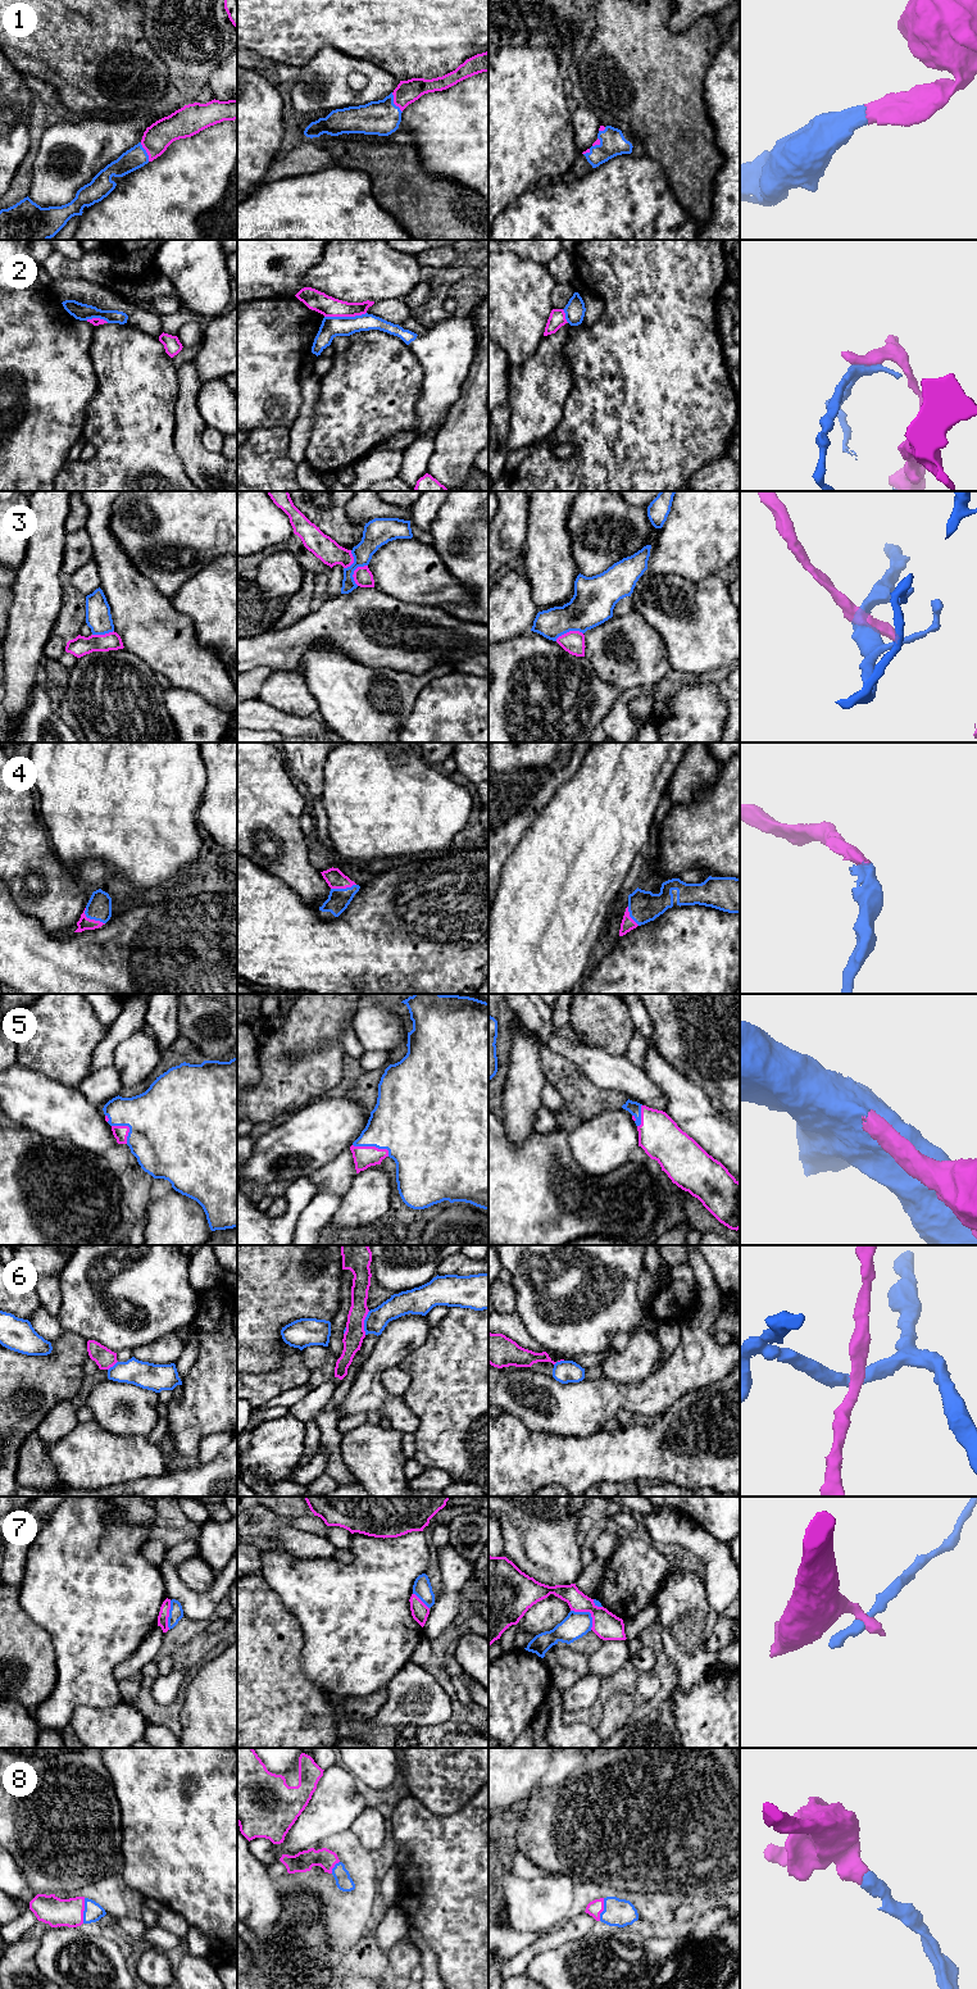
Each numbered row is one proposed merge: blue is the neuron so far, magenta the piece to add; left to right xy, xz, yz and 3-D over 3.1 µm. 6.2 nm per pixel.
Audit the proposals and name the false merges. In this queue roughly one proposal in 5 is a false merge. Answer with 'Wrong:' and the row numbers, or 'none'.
Wrong: 2, 3, 6, 7

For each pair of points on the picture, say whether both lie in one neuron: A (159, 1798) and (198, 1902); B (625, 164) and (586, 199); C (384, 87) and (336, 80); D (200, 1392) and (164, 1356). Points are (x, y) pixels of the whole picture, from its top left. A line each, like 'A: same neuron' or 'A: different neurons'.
A: same neuron
B: same neuron
C: same neuron
D: different neurons

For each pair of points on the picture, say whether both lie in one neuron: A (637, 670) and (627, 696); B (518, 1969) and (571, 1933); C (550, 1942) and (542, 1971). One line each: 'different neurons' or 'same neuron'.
A: different neurons
B: same neuron
C: different neurons

